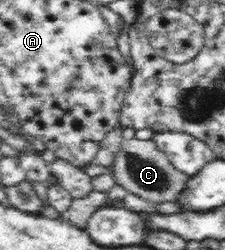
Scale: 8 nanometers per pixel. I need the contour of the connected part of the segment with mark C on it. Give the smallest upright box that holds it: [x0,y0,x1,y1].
[109,139,191,204]

